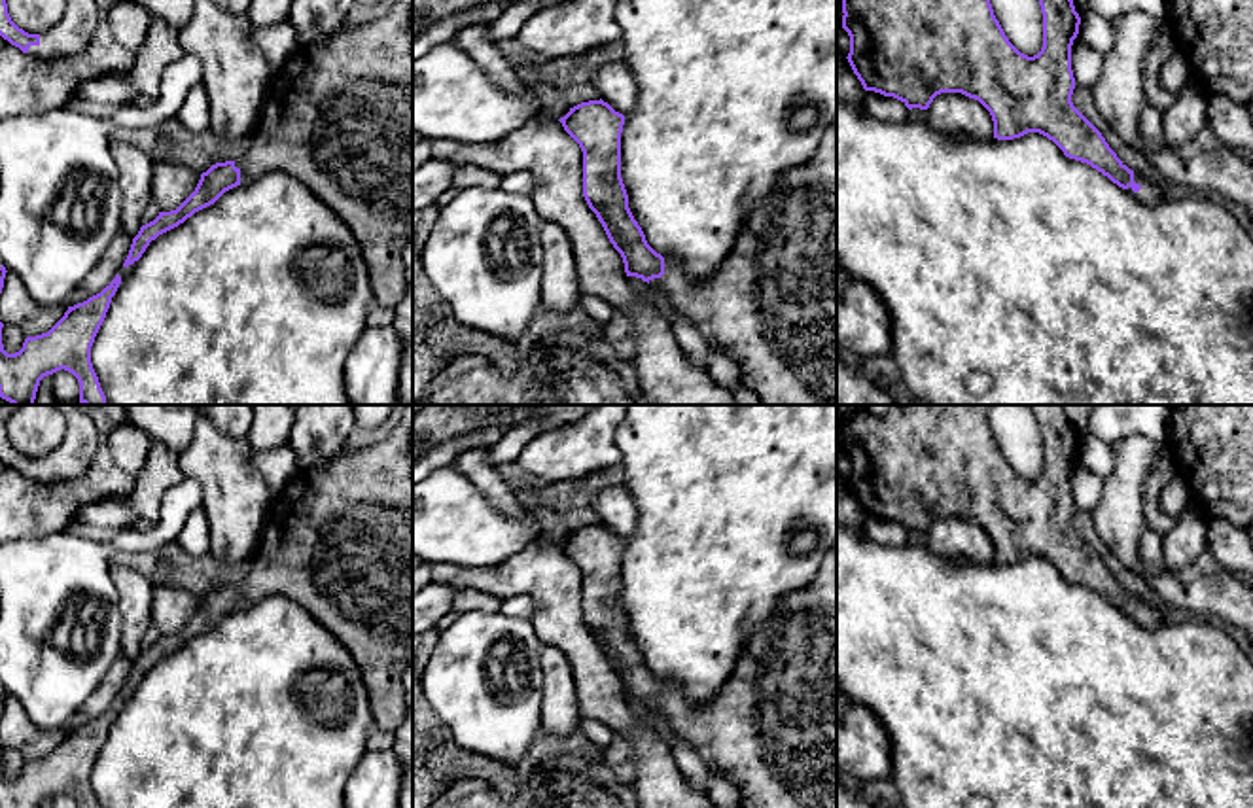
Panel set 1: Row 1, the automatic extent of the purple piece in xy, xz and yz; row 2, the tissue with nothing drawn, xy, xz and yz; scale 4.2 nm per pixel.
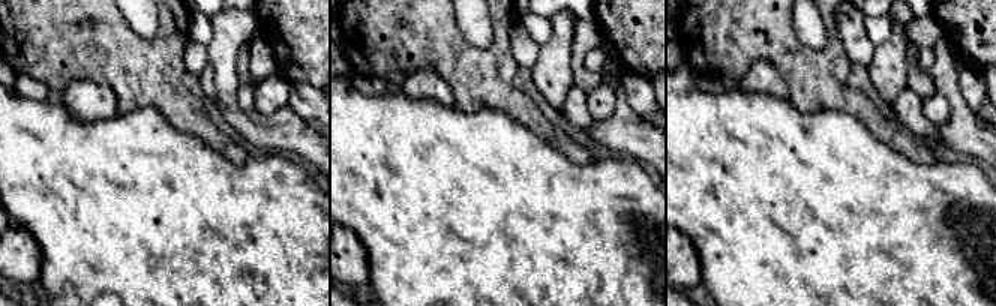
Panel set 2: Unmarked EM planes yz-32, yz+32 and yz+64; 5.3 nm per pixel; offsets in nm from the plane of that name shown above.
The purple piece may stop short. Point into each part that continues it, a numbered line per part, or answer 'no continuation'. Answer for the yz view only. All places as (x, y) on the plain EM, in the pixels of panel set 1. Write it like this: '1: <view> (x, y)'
1: yz (1149, 617)

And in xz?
1: xz (771, 731)

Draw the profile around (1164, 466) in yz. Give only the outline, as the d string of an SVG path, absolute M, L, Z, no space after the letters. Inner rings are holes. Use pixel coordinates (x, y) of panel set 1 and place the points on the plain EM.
M1164 445L1156 456L1151 473L1145 479L1141 492L1141 511L1145 517L1145 528L1166 536L1174 526L1175 518L1162 513L1158 500L1162 484L1177 473L1174 452L1170 445Z

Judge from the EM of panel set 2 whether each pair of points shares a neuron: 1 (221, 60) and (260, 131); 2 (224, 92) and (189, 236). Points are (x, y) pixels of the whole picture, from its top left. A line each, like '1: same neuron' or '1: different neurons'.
1: same neuron
2: different neurons

